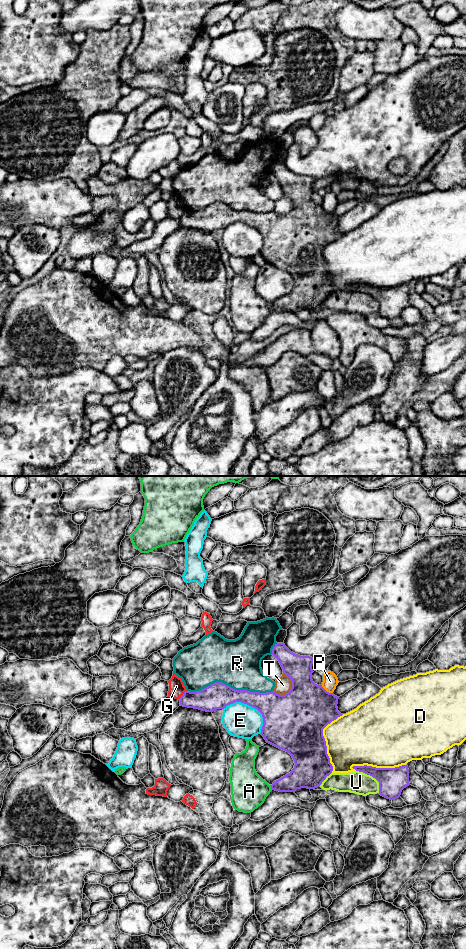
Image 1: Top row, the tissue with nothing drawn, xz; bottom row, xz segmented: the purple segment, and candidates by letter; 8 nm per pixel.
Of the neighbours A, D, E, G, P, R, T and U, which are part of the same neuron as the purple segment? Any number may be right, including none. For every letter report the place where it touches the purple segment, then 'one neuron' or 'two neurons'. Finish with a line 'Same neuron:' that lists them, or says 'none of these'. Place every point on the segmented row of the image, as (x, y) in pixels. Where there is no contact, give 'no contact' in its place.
A: meets purple in xz at (271, 787); two neurons
D: meets purple in xz at (325, 741); two neurons
E: meets purple in xz at (251, 706); two neurons
G: meets purple in xz at (182, 695); two neurons
P: meets purple in xz at (326, 691); two neurons
R: meets purple in xz at (229, 686); two neurons
T: meets purple in xz at (292, 686); two neurons
U: meets purple in xz at (372, 776); two neurons
Same neuron: none of these

